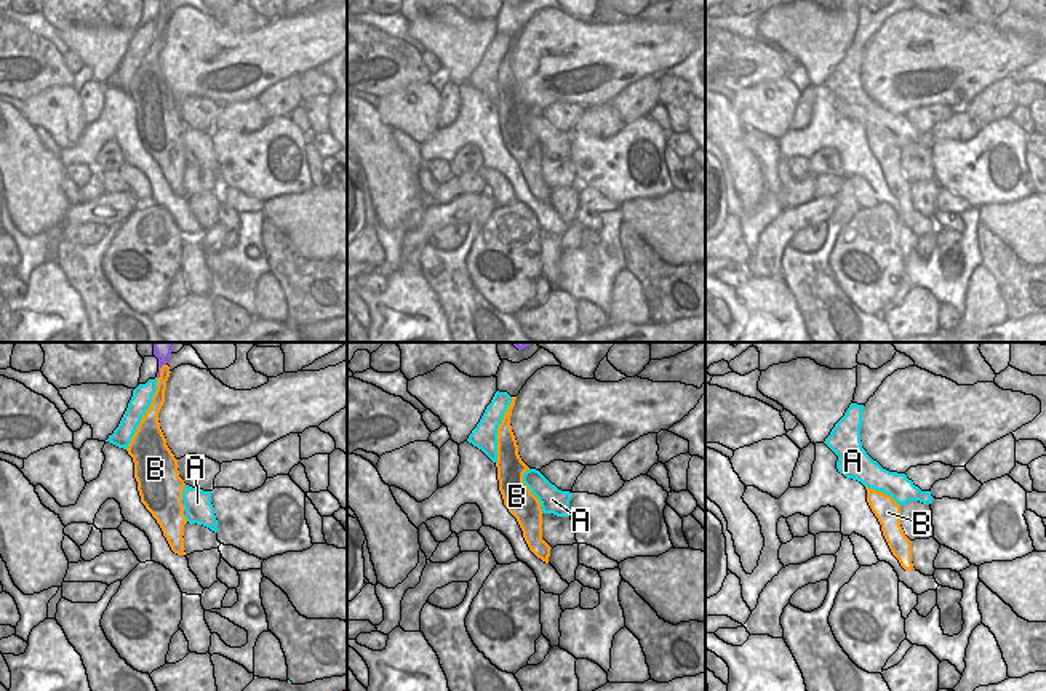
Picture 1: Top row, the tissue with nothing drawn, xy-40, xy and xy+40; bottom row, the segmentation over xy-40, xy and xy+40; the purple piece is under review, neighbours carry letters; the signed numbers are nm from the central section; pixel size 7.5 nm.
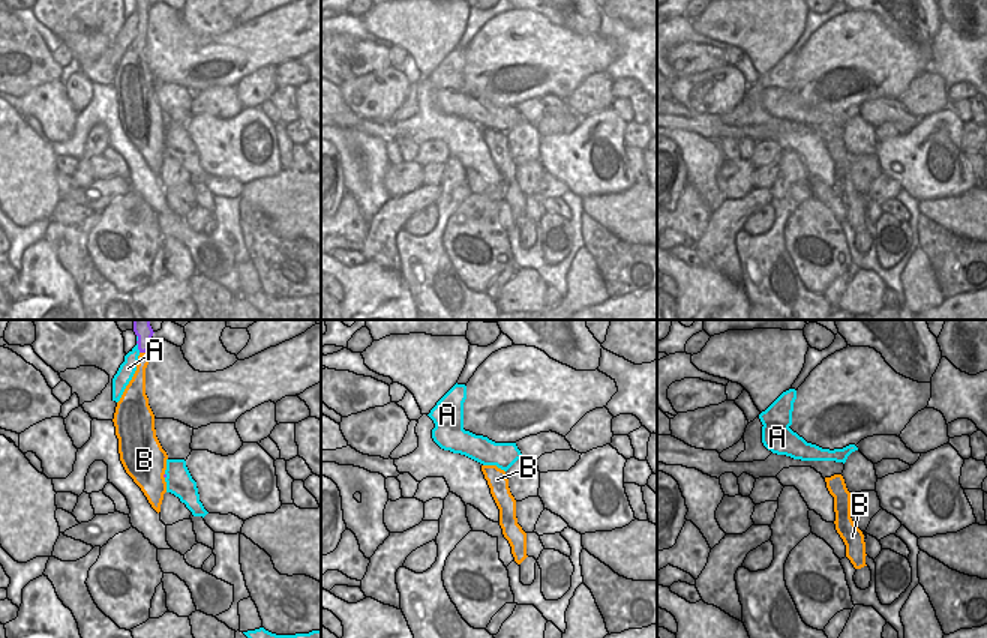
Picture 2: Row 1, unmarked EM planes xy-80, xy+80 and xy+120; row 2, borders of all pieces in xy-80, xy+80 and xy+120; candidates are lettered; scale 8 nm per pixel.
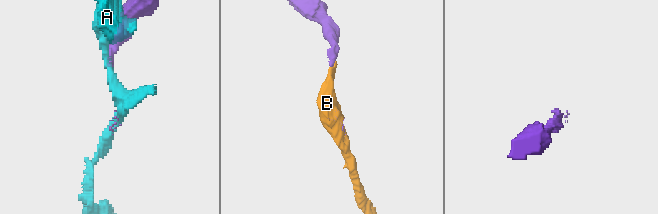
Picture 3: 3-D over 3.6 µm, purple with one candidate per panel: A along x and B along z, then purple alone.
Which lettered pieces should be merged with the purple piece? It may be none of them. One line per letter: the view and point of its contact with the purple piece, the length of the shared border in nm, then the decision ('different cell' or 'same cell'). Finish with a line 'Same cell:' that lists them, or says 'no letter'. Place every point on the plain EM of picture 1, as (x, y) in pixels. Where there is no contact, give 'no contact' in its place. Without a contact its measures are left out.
A: xy-40 (184, 154) | 50 nm | different cell
B: xy-40 (159, 13) | 140 nm | same cell
Same cell: B

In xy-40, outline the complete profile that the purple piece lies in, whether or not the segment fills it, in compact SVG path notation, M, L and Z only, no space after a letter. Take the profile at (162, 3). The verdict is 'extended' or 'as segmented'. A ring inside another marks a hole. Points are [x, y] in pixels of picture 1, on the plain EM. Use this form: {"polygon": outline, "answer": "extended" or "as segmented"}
{"polygon": "M158 0L157 32L126 93L134 104L141 144L160 166L171 192L186 197L182 179L187 165L182 142L186 125L179 118L178 101L168 90L158 64L171 14L166 3L168 0Z", "answer": "extended"}

